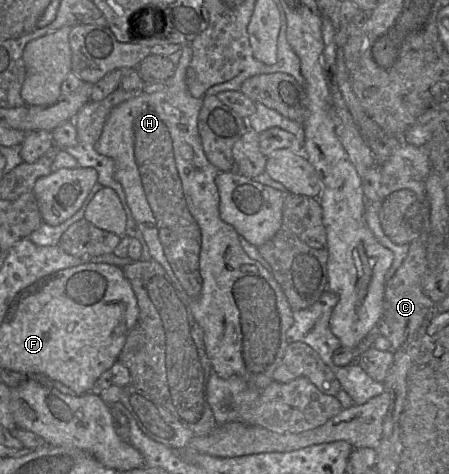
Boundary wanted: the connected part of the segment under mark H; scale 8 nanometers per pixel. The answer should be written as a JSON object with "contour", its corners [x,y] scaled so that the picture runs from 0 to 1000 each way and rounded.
{"contour":[[[423,93],[408,95],[403,108],[405,114],[392,137],[390,156],[372,173],[372,181],[363,192],[339,198],[312,196],[305,205],[292,207],[249,230],[212,304],[212,316],[254,340],[254,373],[274,395],[292,451],[305,473],[310,492],[316,494],[325,508],[339,549],[365,565],[399,627],[419,643],[430,669],[454,700],[459,747],[470,766],[472,783],[499,800],[521,791],[530,793],[552,810],[552,816],[586,823],[610,804],[608,787],[633,753],[641,730],[637,700],[653,684],[655,656],[604,572],[546,534],[535,515],[530,489],[490,458],[490,411],[479,384],[490,361],[457,327],[441,274],[441,247],[452,224],[452,207],[430,205],[414,177],[414,150],[428,122],[428,101]]]}

